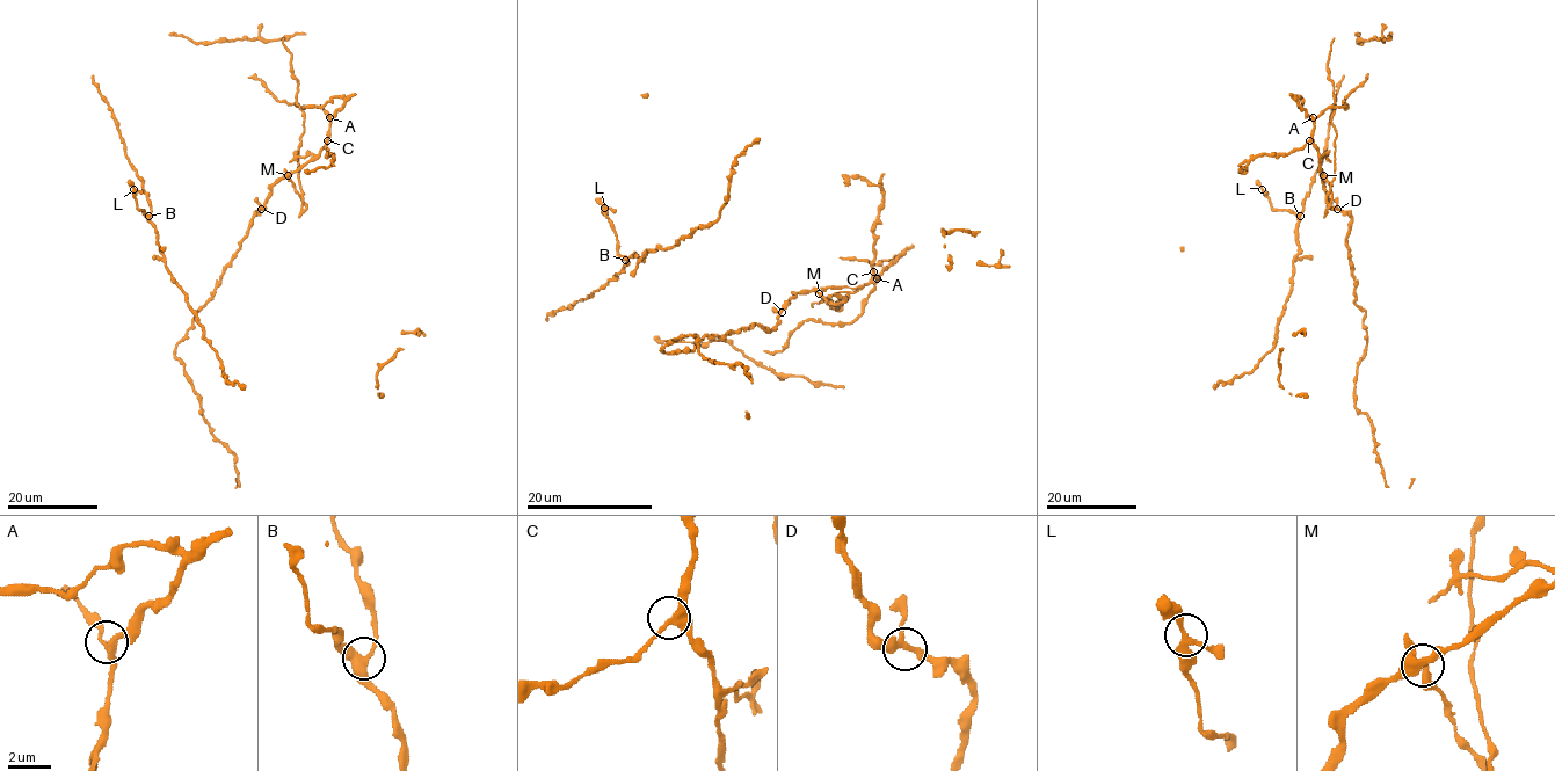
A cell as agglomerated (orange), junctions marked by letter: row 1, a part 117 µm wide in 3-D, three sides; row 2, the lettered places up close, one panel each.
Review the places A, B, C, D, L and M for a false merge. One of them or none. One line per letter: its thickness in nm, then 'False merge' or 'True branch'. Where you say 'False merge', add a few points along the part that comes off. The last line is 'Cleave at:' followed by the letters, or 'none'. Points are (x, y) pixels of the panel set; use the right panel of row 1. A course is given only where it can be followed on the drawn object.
A: Thickness 300 nm. True branch
B: Thickness 360 nm. True branch
C: Thickness 280 nm. True branch
D: Thickness 280 nm. True branch
L: Thickness 240 nm. True branch
M: Thickness 260 nm. False merge. Course of the part to remove: (1323, 175), (1331, 193), (1327, 210), (1336, 133), (1331, 123), (1334, 84), (1327, 64), (1334, 37)
Cleave at: M

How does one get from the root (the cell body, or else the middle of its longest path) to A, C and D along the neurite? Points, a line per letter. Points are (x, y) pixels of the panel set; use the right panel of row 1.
A: (1356, 284), (1346, 241), (1351, 217), (1330, 205), (1321, 177), (1319, 152), (1312, 143), (1313, 117)
C: (1356, 284), (1346, 241), (1351, 217), (1330, 205), (1321, 177), (1319, 152), (1309, 140)
D: (1356, 284), (1346, 241), (1351, 217), (1337, 209)

